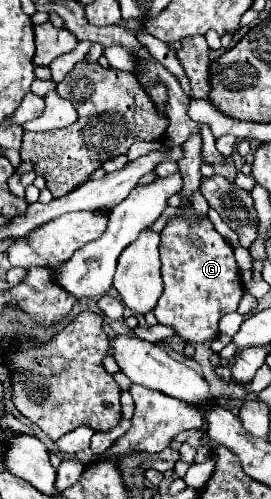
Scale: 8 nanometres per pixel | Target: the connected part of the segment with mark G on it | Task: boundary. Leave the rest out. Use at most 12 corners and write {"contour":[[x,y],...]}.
{"contour":[[190,206],[162,230],[158,324],[214,340],[244,294],[232,246]]}

